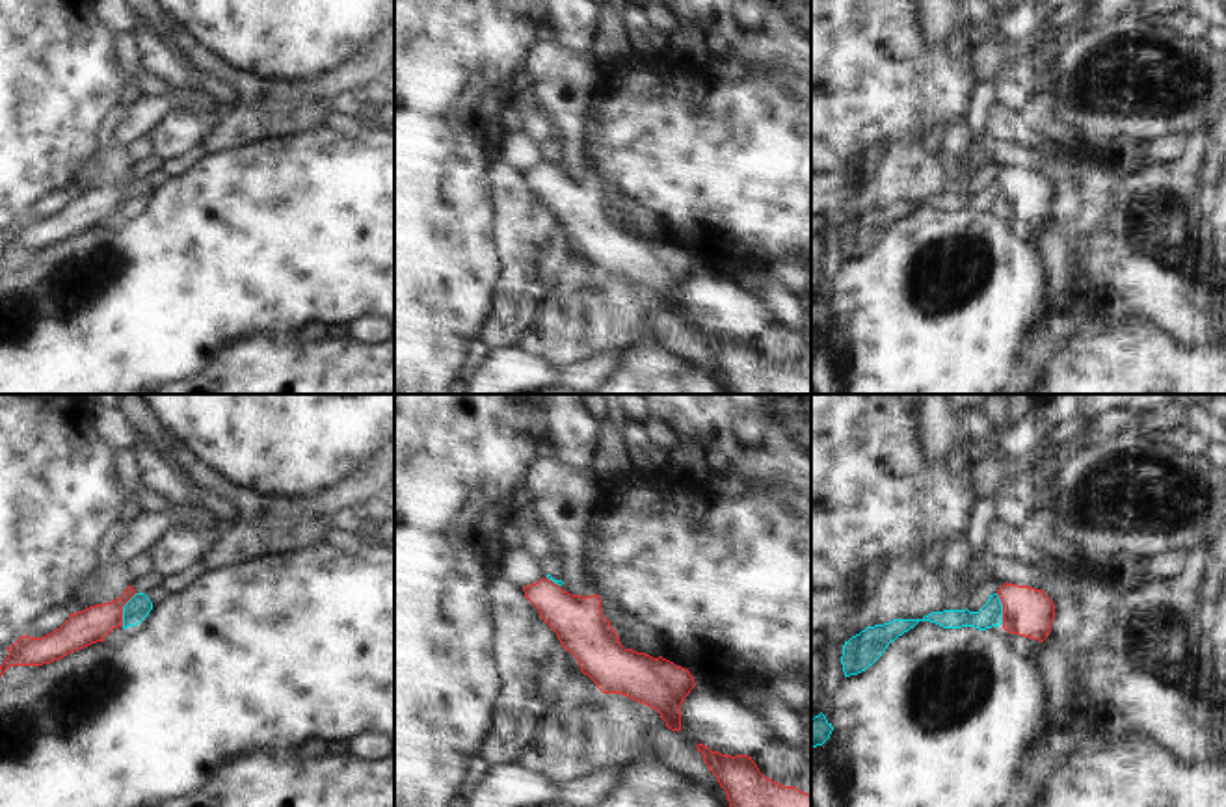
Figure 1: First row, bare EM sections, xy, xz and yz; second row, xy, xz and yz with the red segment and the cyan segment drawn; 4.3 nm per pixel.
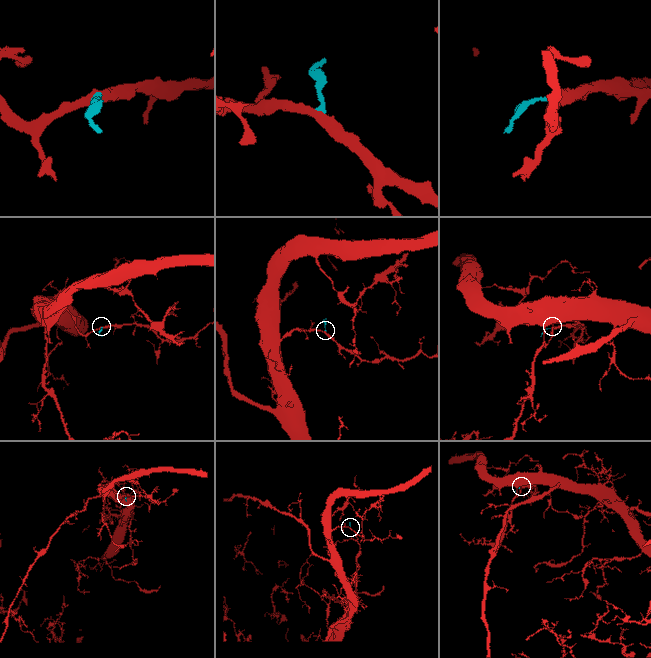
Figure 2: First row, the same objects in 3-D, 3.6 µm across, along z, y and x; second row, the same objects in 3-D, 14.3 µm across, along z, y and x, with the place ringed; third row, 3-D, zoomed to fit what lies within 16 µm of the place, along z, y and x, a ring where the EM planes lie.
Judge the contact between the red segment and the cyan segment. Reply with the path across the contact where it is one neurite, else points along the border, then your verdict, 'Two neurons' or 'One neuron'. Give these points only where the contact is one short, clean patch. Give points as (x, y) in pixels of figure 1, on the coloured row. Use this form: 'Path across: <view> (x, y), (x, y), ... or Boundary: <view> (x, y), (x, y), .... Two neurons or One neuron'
Path across: xy (92, 625), (121, 610), (138, 607). One neuron

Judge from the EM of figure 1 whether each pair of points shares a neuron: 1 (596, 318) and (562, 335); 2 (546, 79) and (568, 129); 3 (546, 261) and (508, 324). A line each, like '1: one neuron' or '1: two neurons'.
1: one neuron
2: one neuron
3: one neuron

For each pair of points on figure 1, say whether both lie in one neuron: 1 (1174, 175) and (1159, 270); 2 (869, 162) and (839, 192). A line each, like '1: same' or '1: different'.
1: same
2: same

